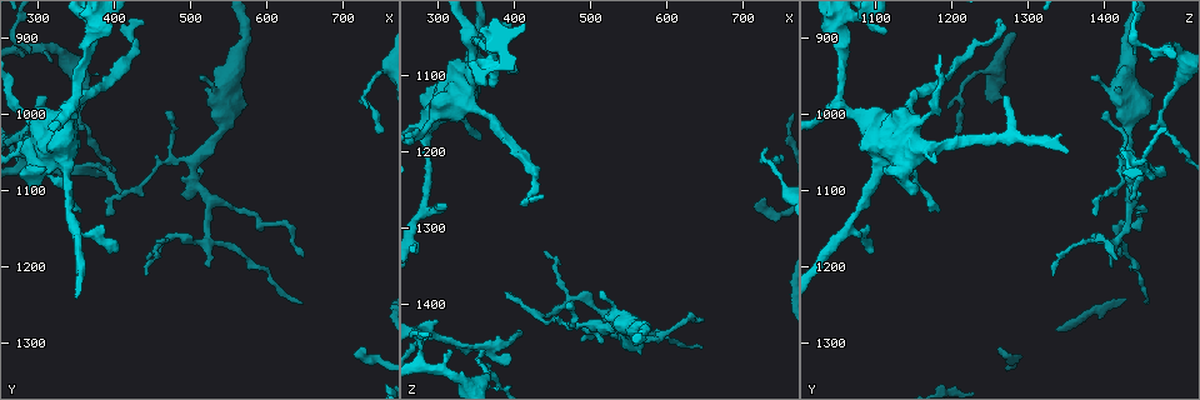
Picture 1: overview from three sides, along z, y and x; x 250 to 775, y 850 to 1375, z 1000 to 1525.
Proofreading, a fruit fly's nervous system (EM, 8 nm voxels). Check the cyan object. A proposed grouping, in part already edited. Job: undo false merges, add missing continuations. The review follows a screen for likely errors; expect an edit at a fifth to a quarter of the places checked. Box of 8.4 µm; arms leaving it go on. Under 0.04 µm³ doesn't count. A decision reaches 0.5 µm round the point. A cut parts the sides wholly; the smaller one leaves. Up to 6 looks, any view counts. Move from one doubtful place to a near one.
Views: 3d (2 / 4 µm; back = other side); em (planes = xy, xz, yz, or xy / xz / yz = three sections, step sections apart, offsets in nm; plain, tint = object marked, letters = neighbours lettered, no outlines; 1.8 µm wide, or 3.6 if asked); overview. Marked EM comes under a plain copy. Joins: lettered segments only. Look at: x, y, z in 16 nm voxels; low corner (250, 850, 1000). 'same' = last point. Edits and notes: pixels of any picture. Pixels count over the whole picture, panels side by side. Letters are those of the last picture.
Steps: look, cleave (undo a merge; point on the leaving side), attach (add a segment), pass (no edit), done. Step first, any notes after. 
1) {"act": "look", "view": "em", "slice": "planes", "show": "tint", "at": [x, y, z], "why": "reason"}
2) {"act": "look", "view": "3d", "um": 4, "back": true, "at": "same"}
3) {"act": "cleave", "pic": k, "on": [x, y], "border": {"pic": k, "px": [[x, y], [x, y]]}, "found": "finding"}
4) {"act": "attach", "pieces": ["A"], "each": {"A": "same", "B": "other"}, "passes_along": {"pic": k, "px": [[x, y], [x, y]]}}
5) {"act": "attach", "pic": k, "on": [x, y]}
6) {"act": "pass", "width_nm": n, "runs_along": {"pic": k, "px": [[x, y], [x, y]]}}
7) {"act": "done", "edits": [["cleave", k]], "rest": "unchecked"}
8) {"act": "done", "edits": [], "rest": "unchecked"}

{"act": "look", "view": "em", "slice": "planes", "show": "letters", "at": [650, 1185, 1425], "why": "tapers out"}

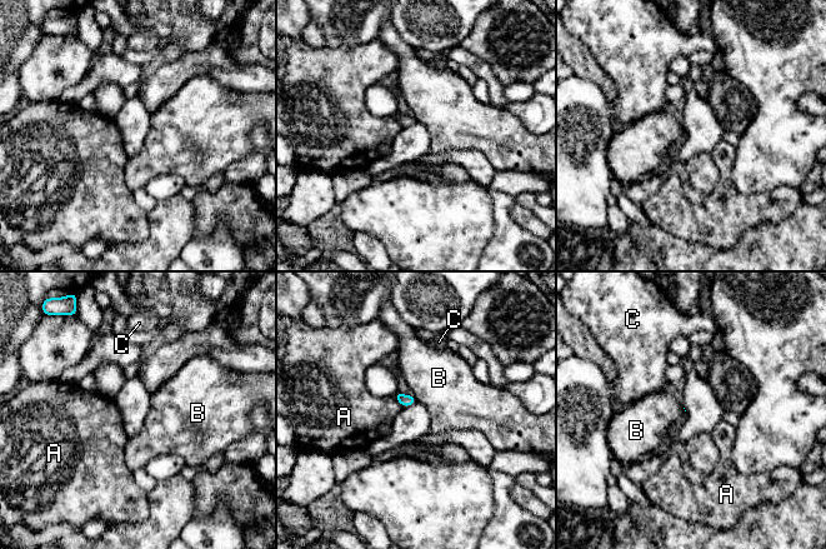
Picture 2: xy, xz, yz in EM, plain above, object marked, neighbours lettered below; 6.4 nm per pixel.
{"act": "pass", "each": {"A": "other", "B": "other", "C": "other"}, "border": {"pic": 2, "px": [[412, 394], [416, 400]]}, "found": "none of them fits"}

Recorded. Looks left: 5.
{"act": "look", "view": "em", "slice": "xz", "step": 8, "show": "tint", "at": [500, 1080, 1430], "why": "abrupt turn"}

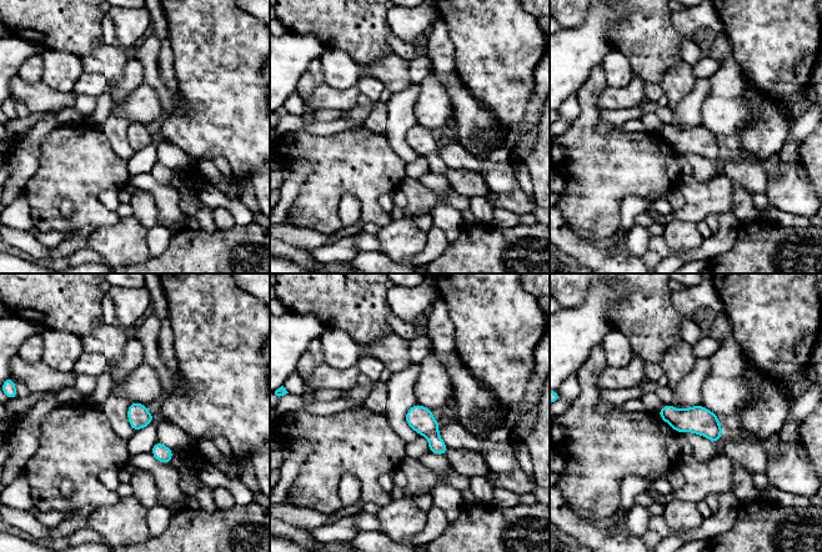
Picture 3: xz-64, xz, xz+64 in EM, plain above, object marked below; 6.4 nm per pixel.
{"act": "look", "view": "em", "slice": "planes", "show": "tint", "at": "same"}

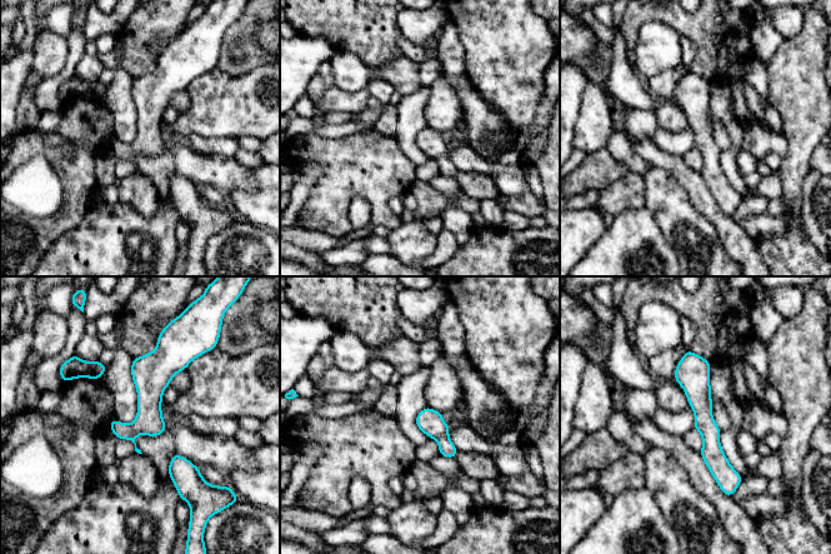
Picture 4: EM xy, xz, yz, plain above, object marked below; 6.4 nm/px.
{"act": "look", "view": "em", "slice": "planes", "show": "letters", "at": "same", "why": "see the neighbours"}

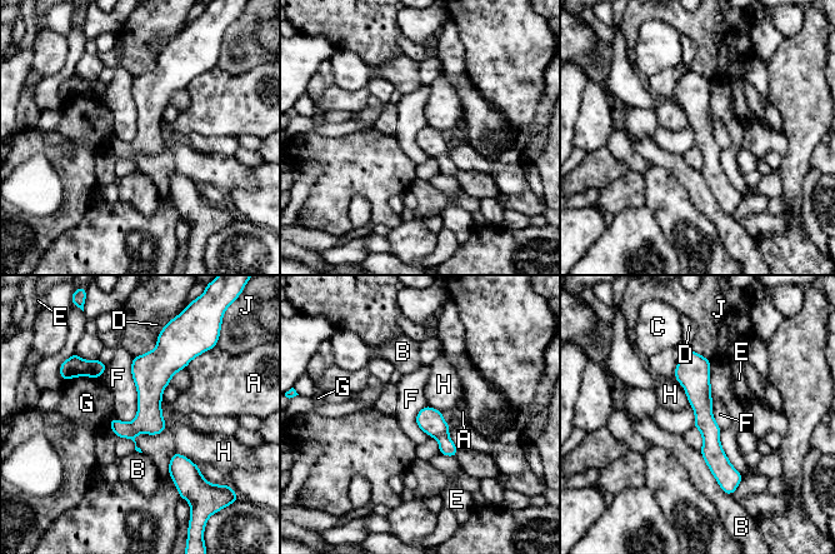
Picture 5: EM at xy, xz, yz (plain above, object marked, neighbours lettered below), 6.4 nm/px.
{"act": "pass", "each": {"A": "other", "B": "other", "C": "other", "D": "other", "E": "other", "F": "other", "G": "other", "H": "other", "J": "other"}, "runs_along": {"pic": 5, "px": [[689, 353], [726, 485]]}, "found": "continuous, no second neuron"}

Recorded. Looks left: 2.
{"act": "look", "view": "em", "slice": "xy", "step": 16, "show": "letters", "at": [315, 930, 1460], "why": "an open end"}

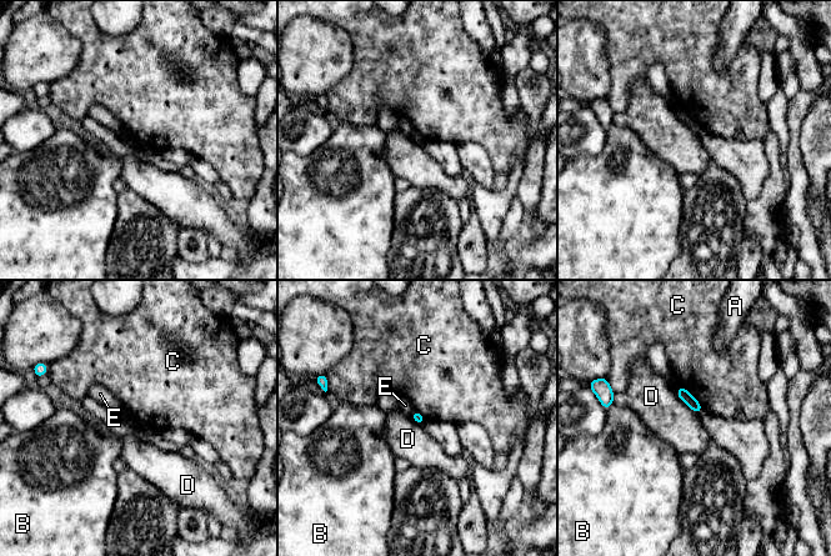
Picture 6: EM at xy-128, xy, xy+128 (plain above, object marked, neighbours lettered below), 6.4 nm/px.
{"act": "look", "view": "em", "slice": "planes", "show": "letters", "at": "same", "why": "cut it another way"}

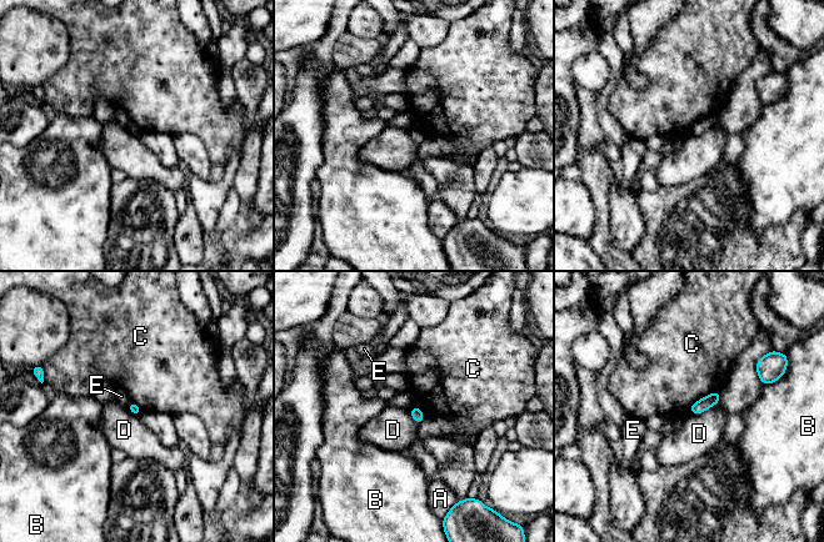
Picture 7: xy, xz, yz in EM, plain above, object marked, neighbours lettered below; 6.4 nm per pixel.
{"act": "pass", "each": {"A": "other", "B": "other", "C": "other", "D": "other", "E": "other"}, "border": {"pic": 7, "px": [[718, 402], [702, 412], [689, 412]]}, "found": "none of them fits"}

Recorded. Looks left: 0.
{"act": "done", "edits": [], "rest": "unchecked"}

